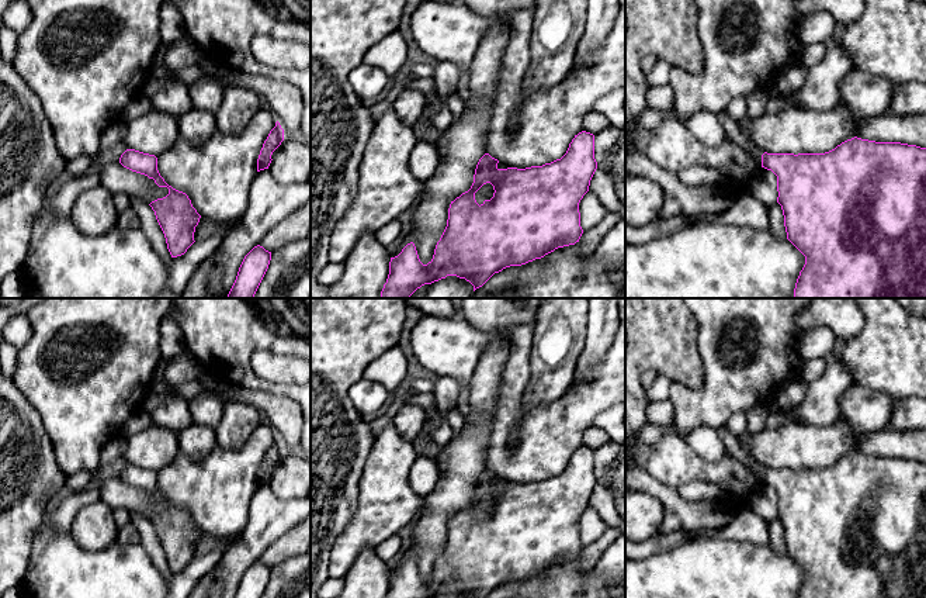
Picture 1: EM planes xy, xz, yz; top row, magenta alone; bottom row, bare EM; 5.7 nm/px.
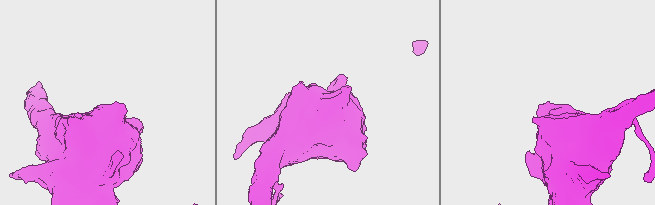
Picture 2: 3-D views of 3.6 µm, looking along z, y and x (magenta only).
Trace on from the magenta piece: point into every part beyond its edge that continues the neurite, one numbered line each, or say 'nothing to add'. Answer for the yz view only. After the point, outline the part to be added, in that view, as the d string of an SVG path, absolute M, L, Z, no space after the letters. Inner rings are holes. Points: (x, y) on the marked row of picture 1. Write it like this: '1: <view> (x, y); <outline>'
1: yz (735, 135); M726 110L718 113L717 117L726 131L728 141L748 151L762 165L762 155L764 151L750 142L748 135L738 127L736 121L728 115Z

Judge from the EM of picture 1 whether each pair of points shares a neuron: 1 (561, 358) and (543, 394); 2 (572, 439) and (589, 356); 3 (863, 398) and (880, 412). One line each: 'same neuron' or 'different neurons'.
1: same neuron
2: different neurons
3: same neuron

